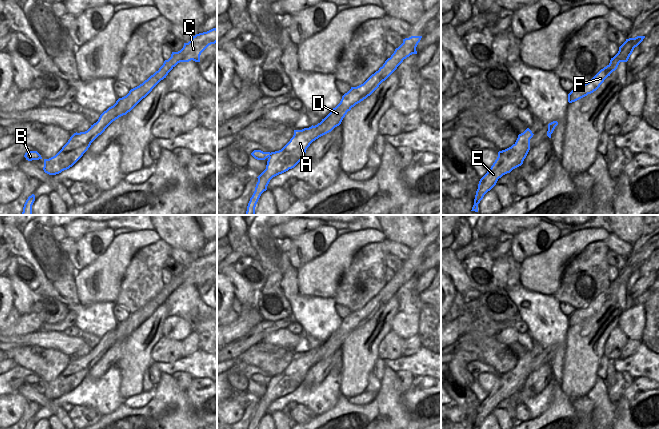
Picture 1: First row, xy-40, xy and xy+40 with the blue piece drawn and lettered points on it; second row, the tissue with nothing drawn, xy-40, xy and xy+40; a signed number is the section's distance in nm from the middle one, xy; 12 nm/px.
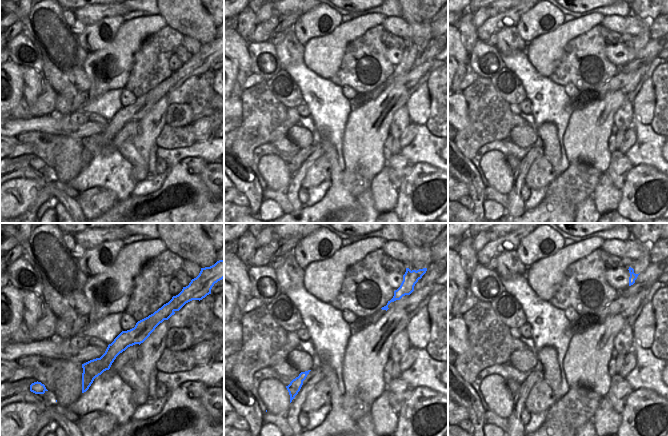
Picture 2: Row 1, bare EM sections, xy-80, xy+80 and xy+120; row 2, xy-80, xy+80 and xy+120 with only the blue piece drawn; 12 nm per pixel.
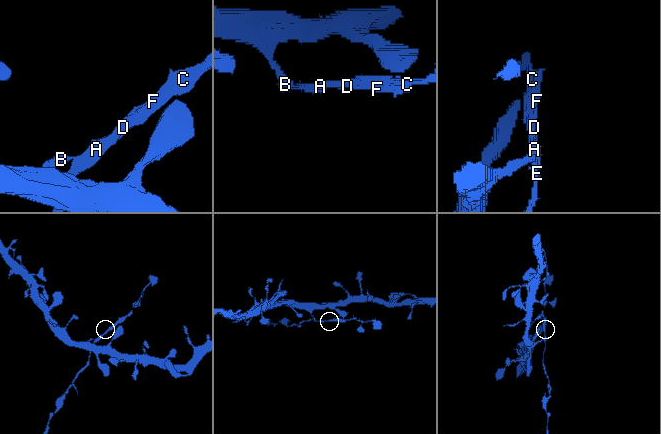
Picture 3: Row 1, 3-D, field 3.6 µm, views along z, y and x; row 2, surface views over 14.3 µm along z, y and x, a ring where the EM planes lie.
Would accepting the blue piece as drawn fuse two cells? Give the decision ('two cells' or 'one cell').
two cells

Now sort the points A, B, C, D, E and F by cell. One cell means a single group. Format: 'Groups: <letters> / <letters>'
Groups: A C D E F / B.

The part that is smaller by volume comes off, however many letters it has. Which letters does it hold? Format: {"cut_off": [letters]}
{"cut_off": ["A", "C", "D", "E", "F"]}

